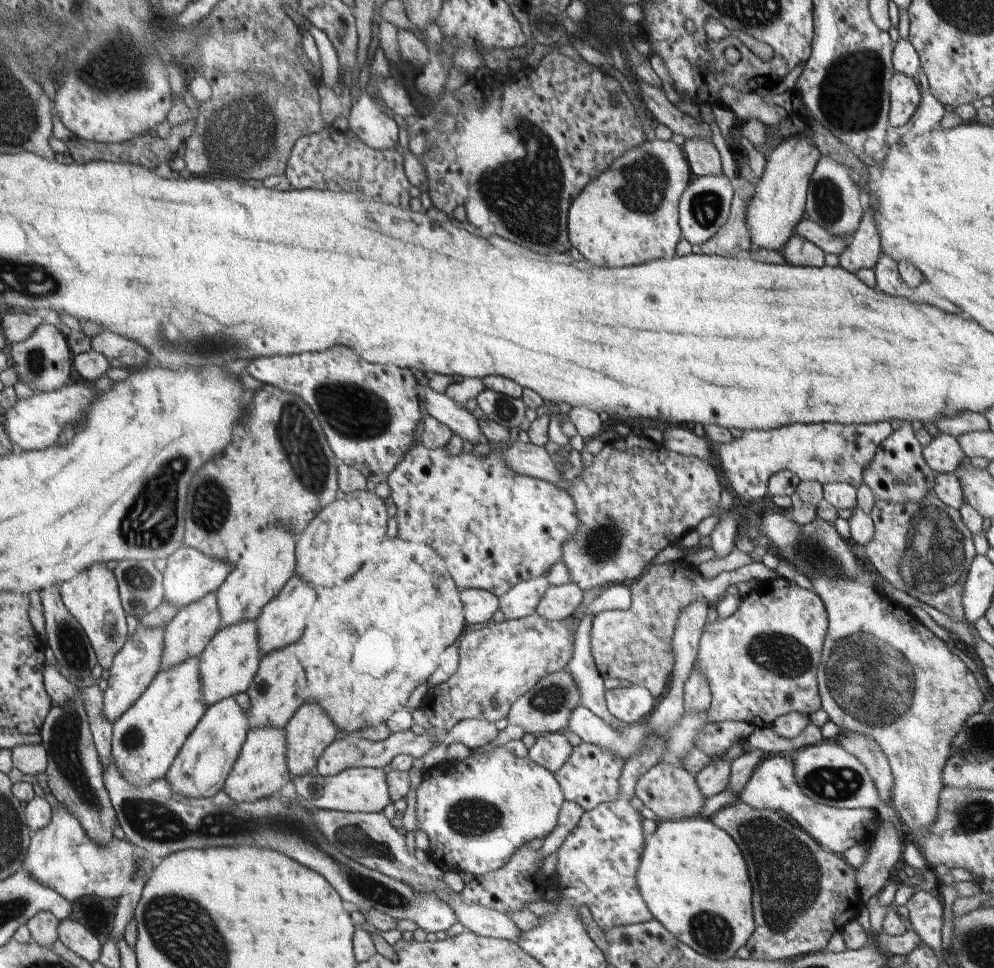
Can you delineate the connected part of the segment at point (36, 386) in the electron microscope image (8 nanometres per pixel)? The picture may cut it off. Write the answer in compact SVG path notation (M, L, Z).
M44 322L26 340L11 344L10 354L14 360L13 368L18 380L28 385L34 393L49 393L68 385L72 376L72 360L70 350L56 326Z

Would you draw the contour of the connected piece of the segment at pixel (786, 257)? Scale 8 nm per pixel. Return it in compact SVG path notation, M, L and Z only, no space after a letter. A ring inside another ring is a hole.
M794 235L775 258L801 267L821 267L825 265L824 255L825 252L812 241Z

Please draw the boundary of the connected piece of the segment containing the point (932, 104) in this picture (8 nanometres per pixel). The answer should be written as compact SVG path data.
M920 88L920 94L918 106L909 122L903 125L903 128L896 129L896 134L902 135L904 139L929 131L933 126L941 122L946 110L948 110L931 91L924 91Z

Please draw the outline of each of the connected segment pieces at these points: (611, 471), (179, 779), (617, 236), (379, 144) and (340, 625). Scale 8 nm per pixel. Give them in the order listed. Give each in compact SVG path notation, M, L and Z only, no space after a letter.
M631 433L627 437L621 437L615 441L605 443L602 450L594 455L592 464L583 467L583 476L574 480L572 486L567 491L573 496L574 504L577 507L577 515L580 517L580 527L573 534L573 538L569 540L562 551L562 560L567 564L571 572L572 582L581 585L583 590L588 590L594 586L600 586L620 583L632 583L648 568L653 562L653 558L667 546L674 546L680 543L682 535L689 530L696 529L696 526L708 516L712 516L717 512L718 504L720 504L720 494L722 494L722 485L718 480L718 474L714 470L714 463L680 454L676 451L669 451L662 445L651 441L649 438L637 436Z
M233 697L210 705L196 730L178 751L177 758L173 760L173 766L165 778L176 792L183 795L196 798L216 795L219 790L223 790L226 779L232 774L241 756L246 734L249 734L246 712Z
M652 137L651 140L644 140L638 147L626 151L620 158L613 161L609 169L606 169L601 175L598 175L597 178L586 186L581 194L573 200L573 204L568 212L570 244L592 264L606 268L629 267L637 265L638 263L647 263L651 260L672 258L676 255L676 246L678 246L678 242L683 238L679 225L679 200L692 178L694 178L694 176L691 174L690 165L682 155L682 151L680 151L678 145L671 139L662 141Z
M366 92L358 94L347 119L348 130L357 133L372 148L385 151L398 144L398 125Z
M396 535L387 538L385 548L382 551L388 552L386 558L380 558L380 560L372 558L356 575L351 576L344 582L319 588L316 606L322 606L322 608L314 608L311 616L316 616L316 618L322 616L324 618L322 624L326 624L326 626L320 628L320 624L312 624L311 618L311 623L306 628L306 636L302 636L302 640L300 640L302 644L306 644L306 670L310 672L310 680L306 680L306 703L316 701L318 704L322 704L322 708L325 708L325 711L333 718L337 727L343 730L343 734L352 731L359 732L360 729L367 726L382 725L394 712L406 709L406 702L408 702L410 694L418 688L418 685L429 680L430 675L440 666L440 655L444 654L444 651L450 645L454 645L454 640L464 633L464 624L467 624L467 622L464 622L465 612L462 612L463 600L460 600L460 590L456 588L452 576L446 572L444 559L434 547L422 543L413 543Z

